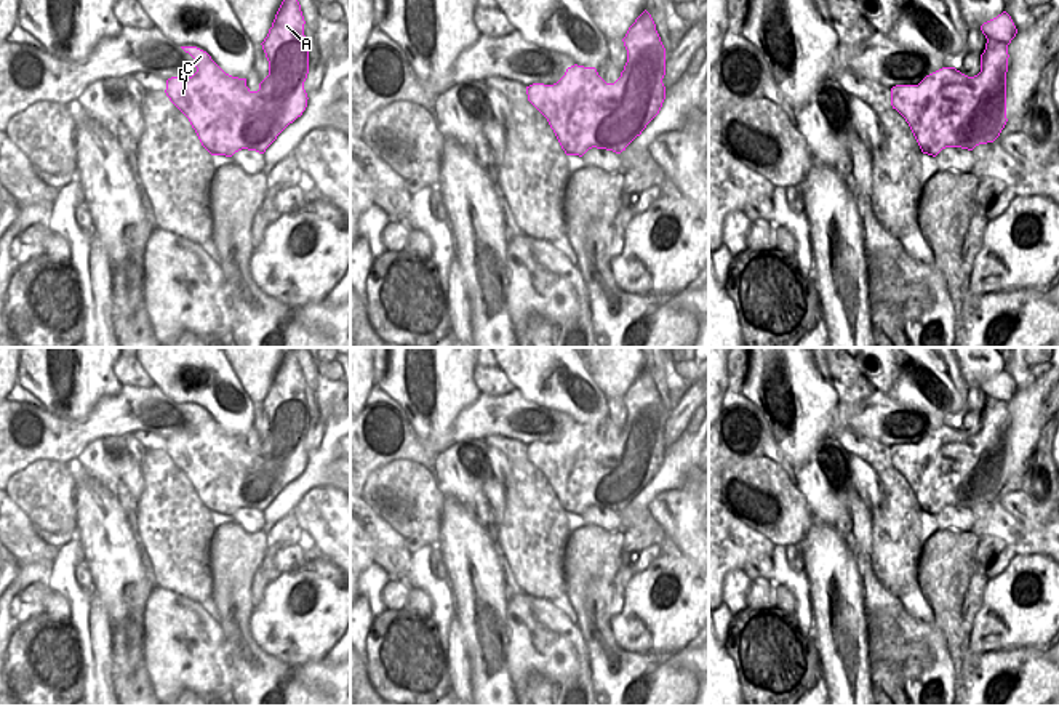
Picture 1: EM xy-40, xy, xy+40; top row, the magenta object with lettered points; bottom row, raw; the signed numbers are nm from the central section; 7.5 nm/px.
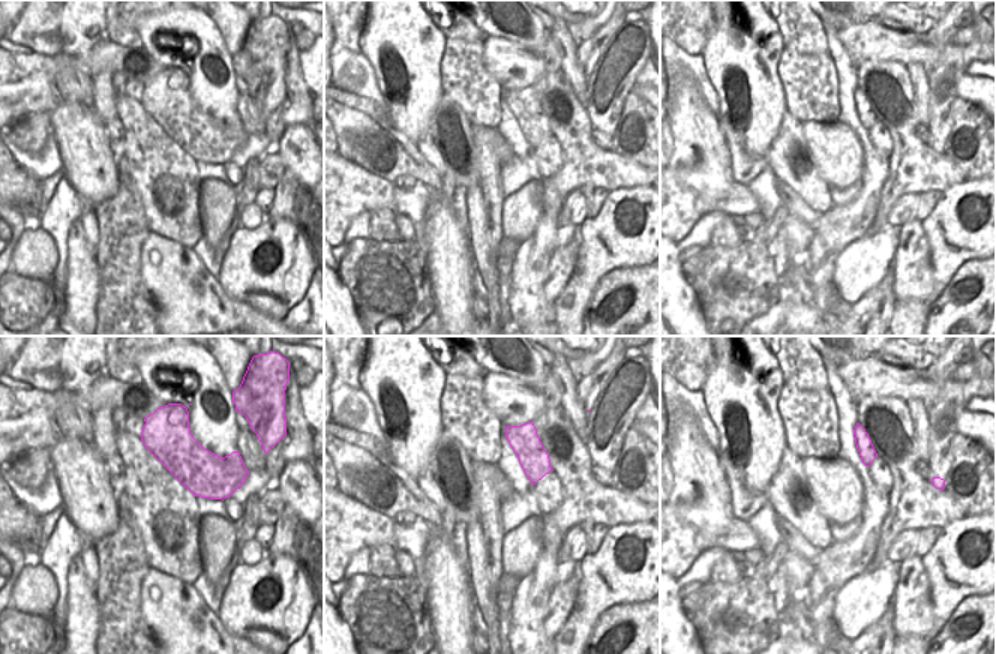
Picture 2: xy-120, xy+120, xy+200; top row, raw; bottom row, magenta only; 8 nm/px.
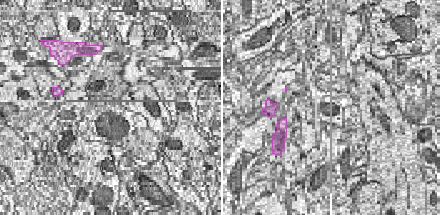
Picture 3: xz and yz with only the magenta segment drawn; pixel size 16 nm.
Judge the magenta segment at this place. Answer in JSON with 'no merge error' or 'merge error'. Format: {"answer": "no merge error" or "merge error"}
{"answer": "merge error"}

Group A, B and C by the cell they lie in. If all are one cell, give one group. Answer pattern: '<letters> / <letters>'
A / B C

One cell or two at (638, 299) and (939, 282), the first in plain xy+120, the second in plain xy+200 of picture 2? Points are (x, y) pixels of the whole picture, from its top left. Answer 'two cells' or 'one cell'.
two cells

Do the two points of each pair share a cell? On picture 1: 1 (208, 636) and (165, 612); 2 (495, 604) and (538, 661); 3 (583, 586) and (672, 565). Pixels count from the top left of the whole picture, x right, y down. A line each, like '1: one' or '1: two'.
1: one
2: two
3: two

